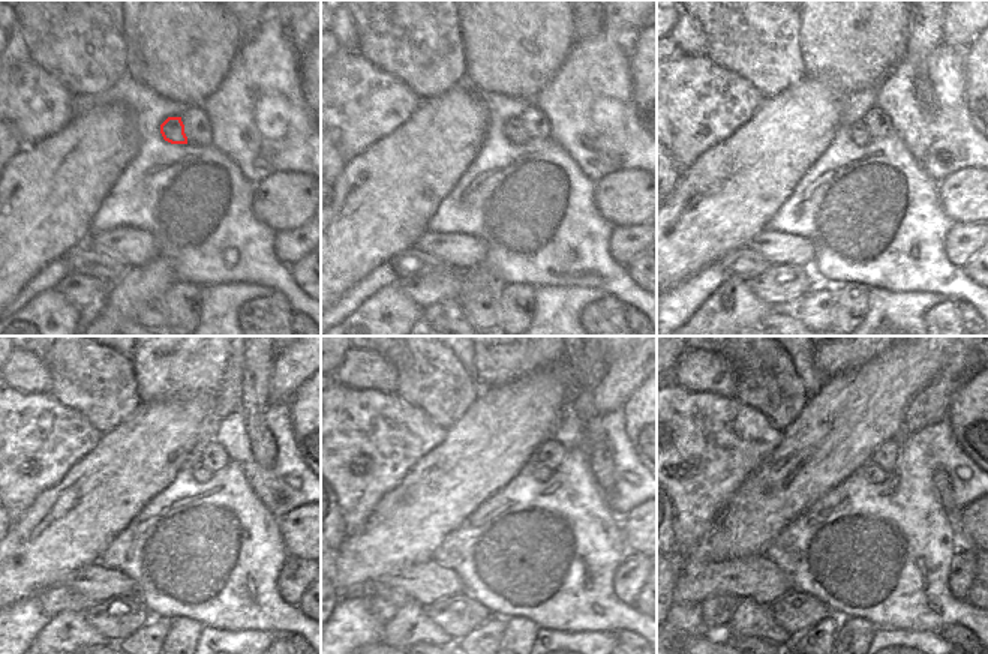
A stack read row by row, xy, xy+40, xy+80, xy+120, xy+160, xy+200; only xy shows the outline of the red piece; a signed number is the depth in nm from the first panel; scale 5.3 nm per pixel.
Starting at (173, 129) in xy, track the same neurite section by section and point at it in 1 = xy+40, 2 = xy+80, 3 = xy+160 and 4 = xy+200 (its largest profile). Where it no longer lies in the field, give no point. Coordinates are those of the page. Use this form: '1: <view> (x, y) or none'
1: xy+40 (514, 131)
2: xy+80 (858, 131)
3: xy+160 (537, 471)
4: xy+200 (873, 473)

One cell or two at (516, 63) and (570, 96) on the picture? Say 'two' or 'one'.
two

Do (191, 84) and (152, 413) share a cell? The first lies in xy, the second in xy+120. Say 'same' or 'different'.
different

